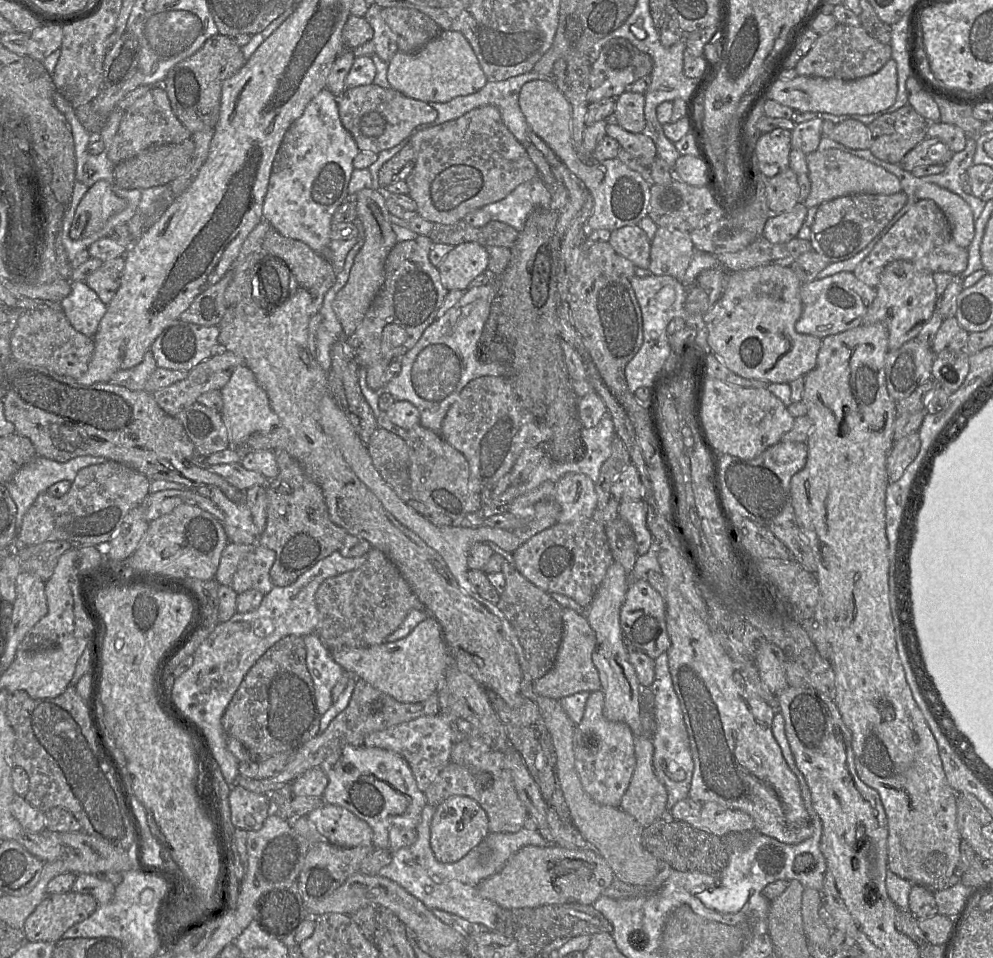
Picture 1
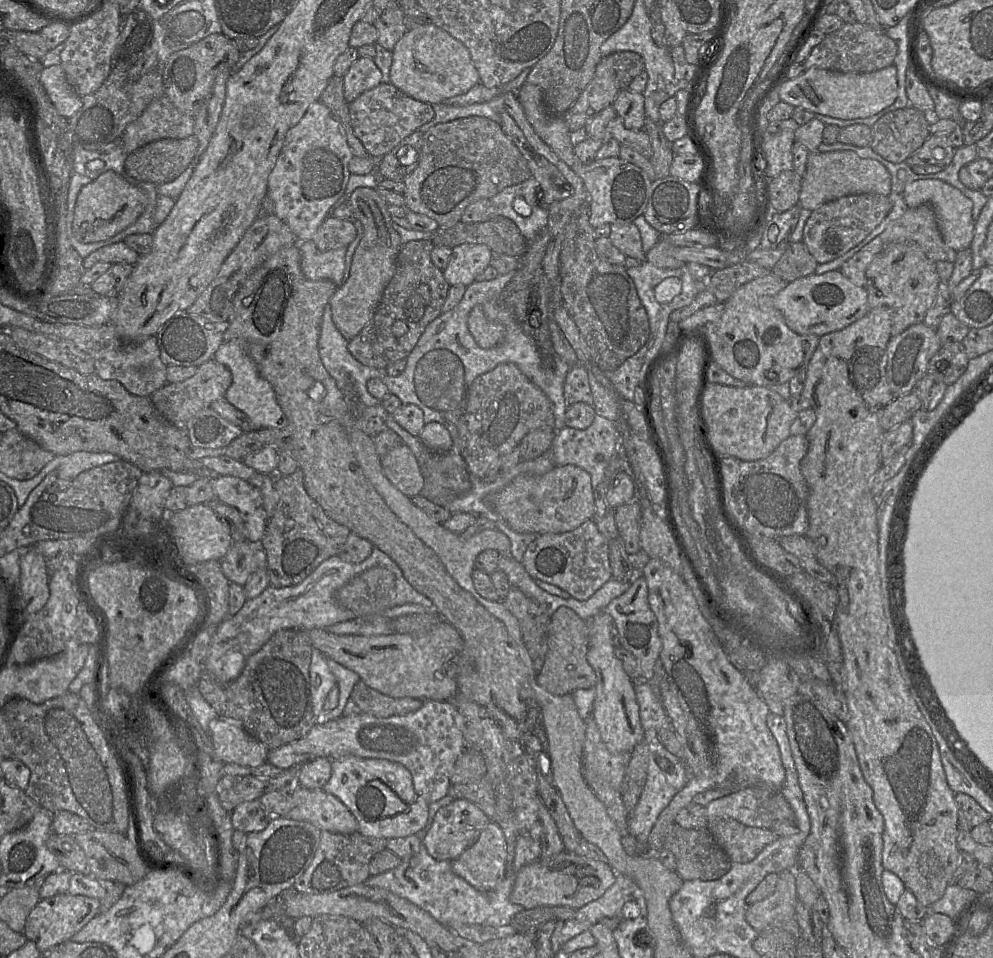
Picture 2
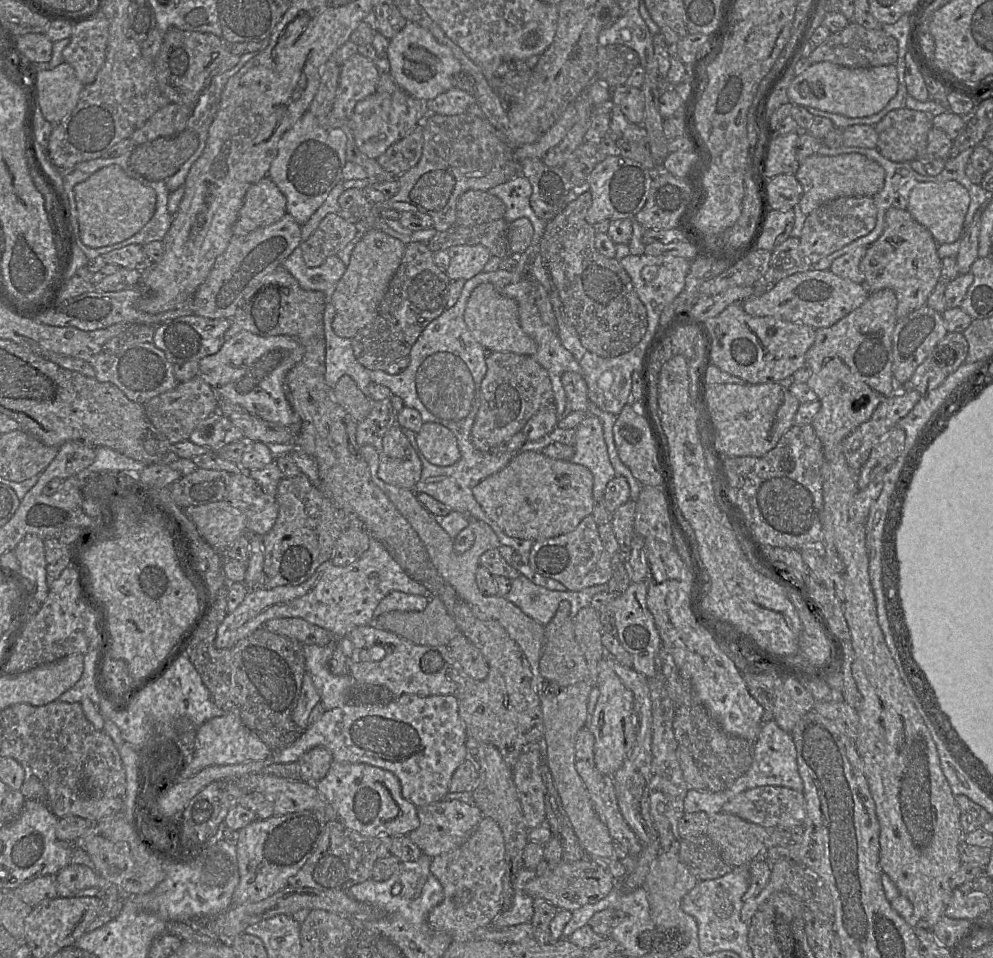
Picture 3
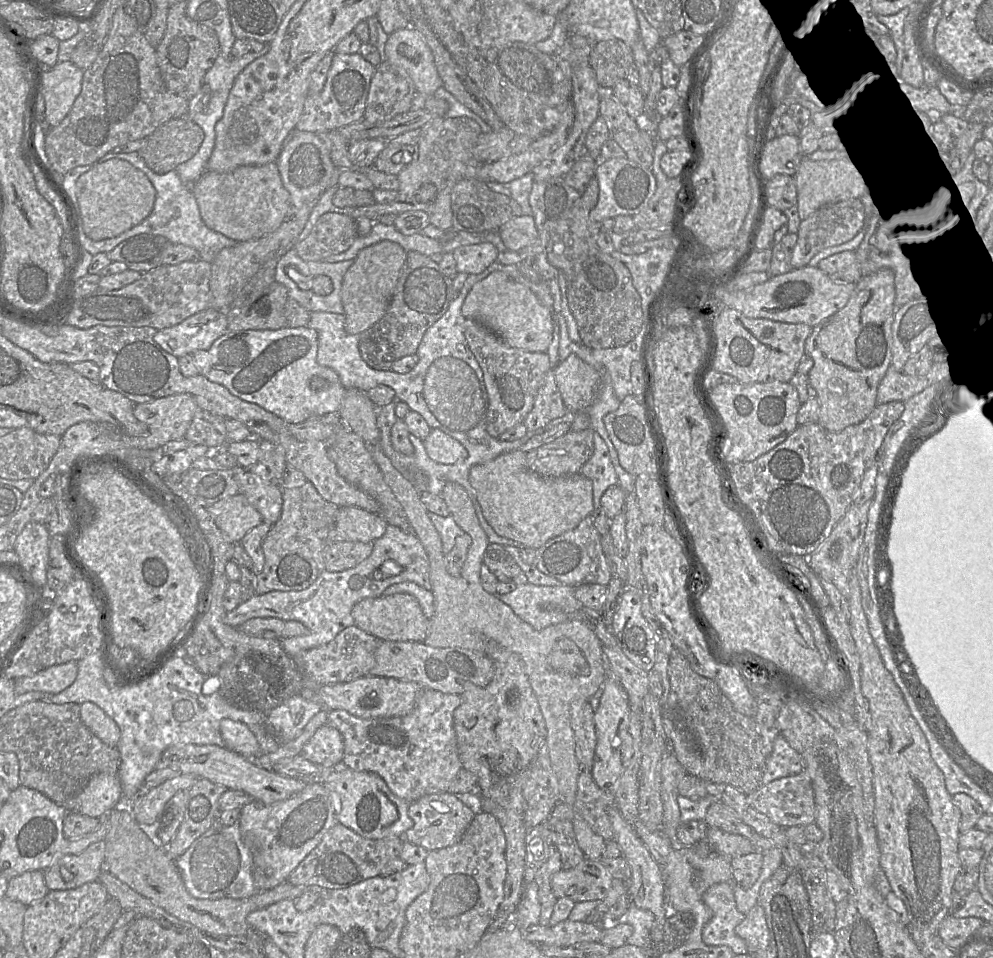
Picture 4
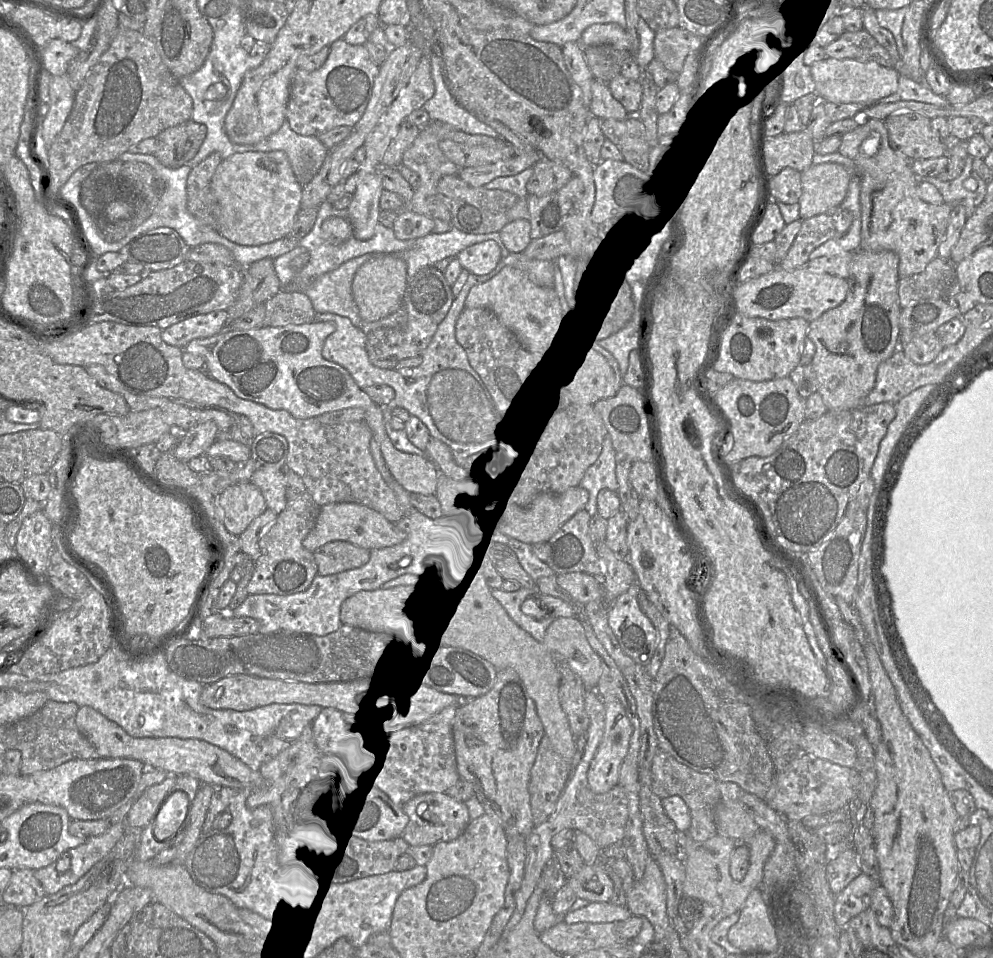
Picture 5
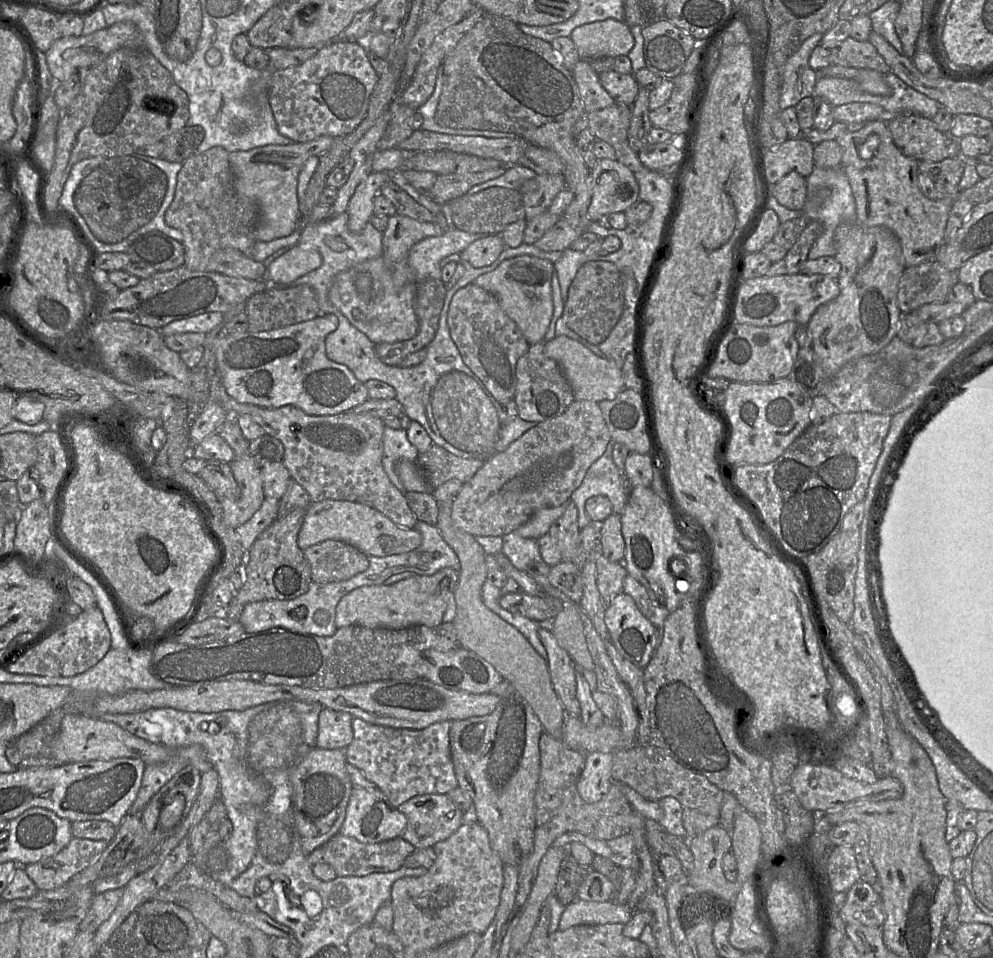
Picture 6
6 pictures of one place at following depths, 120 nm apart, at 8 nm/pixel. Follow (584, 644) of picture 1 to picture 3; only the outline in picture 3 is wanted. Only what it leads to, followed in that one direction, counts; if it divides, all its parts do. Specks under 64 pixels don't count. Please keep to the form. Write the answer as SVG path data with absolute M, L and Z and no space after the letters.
M567 601L561 602L551 621L544 626L545 643L539 664L541 675L551 685L558 685L561 688L583 681L589 672L585 655L575 639L570 612L570 603Z

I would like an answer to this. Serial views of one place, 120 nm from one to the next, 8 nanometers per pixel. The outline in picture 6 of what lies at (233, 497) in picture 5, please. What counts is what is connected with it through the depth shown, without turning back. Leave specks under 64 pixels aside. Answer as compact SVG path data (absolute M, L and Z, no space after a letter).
M251 455L235 456L229 463L241 495L238 500L218 498L225 523L236 529L248 521L265 499L261 471Z

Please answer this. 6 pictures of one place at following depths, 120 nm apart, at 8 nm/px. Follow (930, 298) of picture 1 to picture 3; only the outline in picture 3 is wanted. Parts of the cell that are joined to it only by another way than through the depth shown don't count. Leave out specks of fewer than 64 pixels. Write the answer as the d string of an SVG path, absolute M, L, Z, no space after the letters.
M891 207L884 219L884 228L879 238L868 246L860 262L869 292L892 289L896 295L897 319L926 305L941 274L942 259L938 256L938 243L928 229L918 223L907 209Z

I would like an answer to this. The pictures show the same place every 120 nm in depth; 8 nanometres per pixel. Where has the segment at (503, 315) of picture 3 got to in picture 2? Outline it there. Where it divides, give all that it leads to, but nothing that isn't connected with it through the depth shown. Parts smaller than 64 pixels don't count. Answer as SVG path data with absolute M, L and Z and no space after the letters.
M480 306L472 308L467 324L477 344L484 349L490 349L499 345L505 336L504 325L489 320Z

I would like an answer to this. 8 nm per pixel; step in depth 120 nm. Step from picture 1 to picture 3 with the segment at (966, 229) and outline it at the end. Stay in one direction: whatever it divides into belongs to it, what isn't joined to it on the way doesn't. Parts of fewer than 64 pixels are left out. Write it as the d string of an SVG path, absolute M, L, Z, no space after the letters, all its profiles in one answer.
M955 180L919 182L908 194L907 210L911 216L929 230L938 244L953 243L964 232L964 220L970 204L967 189Z

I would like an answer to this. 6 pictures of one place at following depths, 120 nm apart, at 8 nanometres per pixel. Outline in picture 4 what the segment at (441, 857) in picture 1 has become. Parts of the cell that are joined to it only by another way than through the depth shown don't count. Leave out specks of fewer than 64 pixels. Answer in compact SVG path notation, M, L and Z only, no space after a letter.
M442 792L425 795L408 806L413 826L403 834L403 840L423 847L427 851L453 846L463 837L475 814L454 794Z

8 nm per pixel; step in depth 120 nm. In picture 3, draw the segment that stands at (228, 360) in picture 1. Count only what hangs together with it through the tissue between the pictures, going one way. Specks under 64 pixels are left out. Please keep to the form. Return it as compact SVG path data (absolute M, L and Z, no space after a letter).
M199 375L180 382L174 389L153 397L143 404L153 426L166 436L171 444L188 440L196 426L218 409L218 394Z

